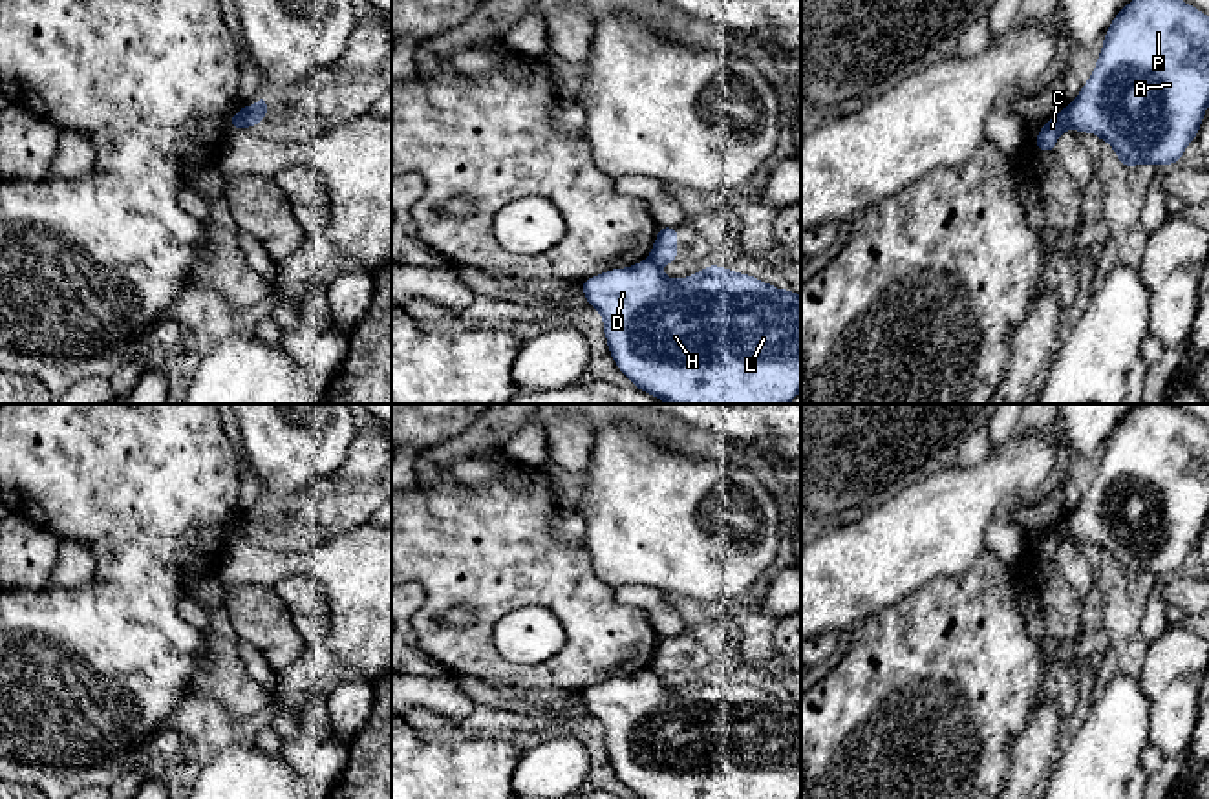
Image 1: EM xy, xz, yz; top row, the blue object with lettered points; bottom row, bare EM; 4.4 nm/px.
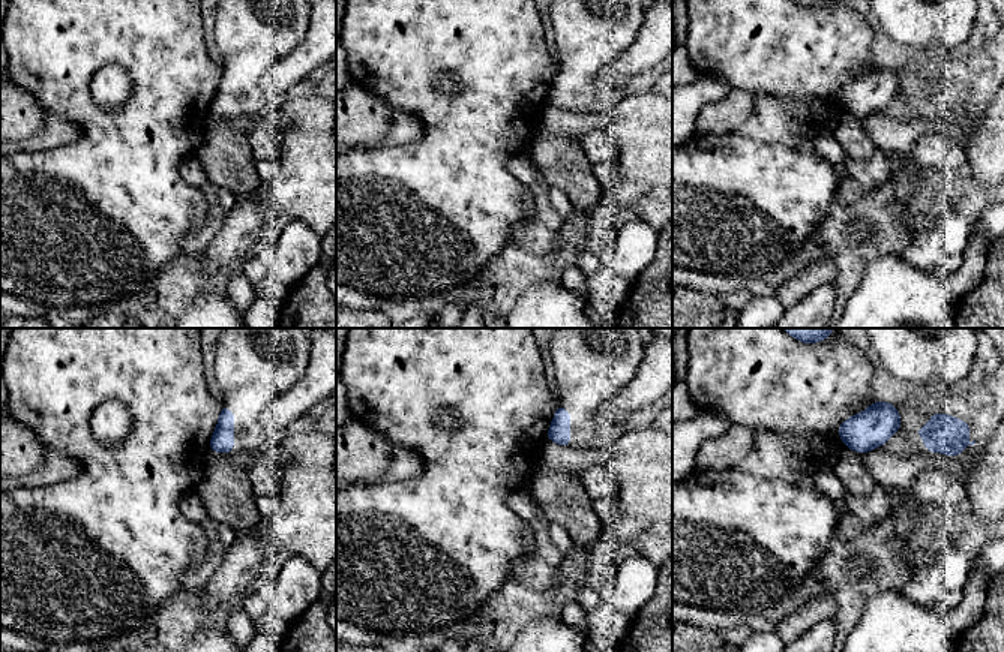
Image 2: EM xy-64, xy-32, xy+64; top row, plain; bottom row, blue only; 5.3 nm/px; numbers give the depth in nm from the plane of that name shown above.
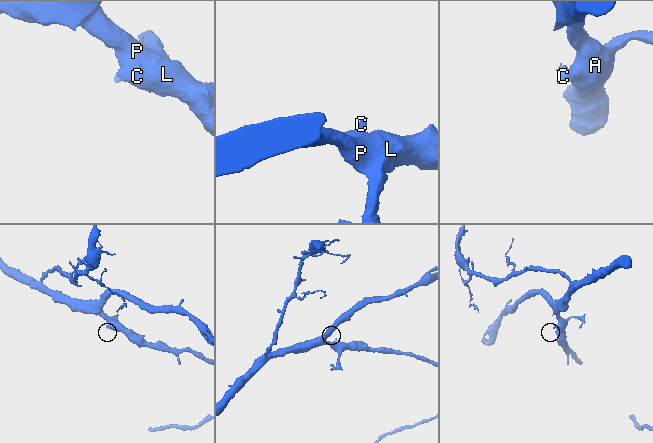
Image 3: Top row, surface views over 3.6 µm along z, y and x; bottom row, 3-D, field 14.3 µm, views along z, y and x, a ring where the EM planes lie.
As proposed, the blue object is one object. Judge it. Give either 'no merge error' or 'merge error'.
merge error

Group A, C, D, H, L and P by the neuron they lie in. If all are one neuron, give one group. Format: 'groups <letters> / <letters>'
groups A D H L P / C

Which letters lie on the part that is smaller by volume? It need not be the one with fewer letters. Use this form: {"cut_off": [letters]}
{"cut_off": ["C"]}

